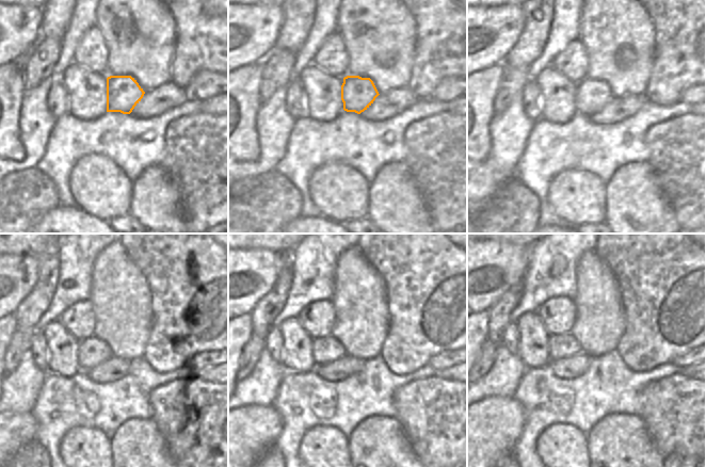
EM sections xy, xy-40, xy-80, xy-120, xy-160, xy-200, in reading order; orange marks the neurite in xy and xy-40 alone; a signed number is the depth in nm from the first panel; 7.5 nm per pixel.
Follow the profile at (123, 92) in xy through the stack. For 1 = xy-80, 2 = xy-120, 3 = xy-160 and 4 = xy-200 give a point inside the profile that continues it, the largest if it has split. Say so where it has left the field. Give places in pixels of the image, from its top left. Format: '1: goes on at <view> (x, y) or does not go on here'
1: goes on at xy-80 (591, 95)
2: goes on at xy-120 (92, 351)
3: goes on at xy-160 (325, 350)
4: goes on at xy-200 (559, 347)

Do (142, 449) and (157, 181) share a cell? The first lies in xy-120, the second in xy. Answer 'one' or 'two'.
one

